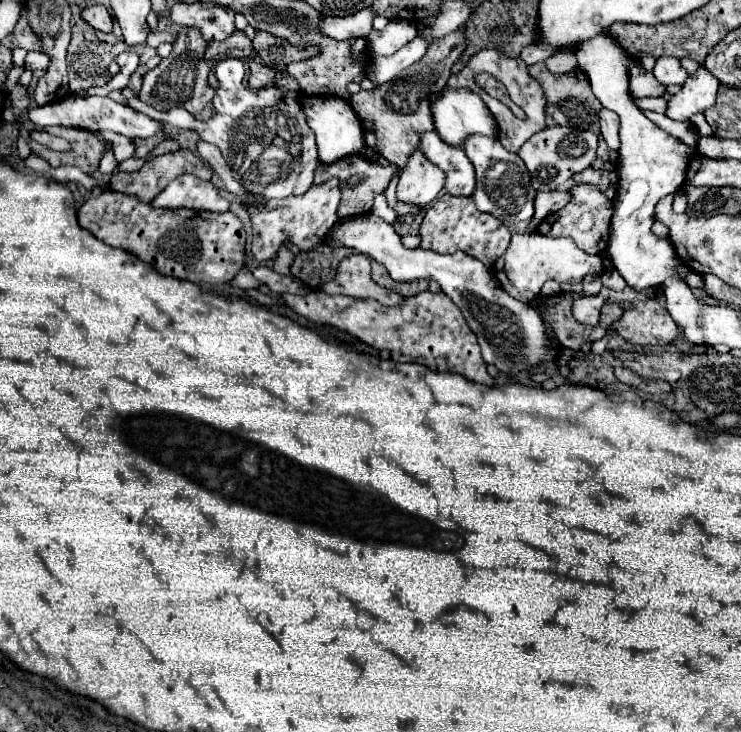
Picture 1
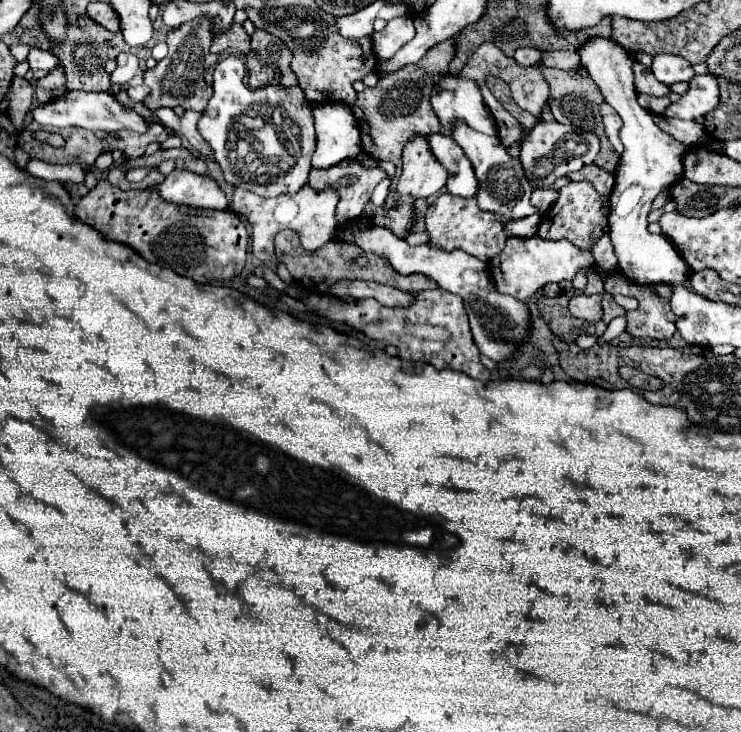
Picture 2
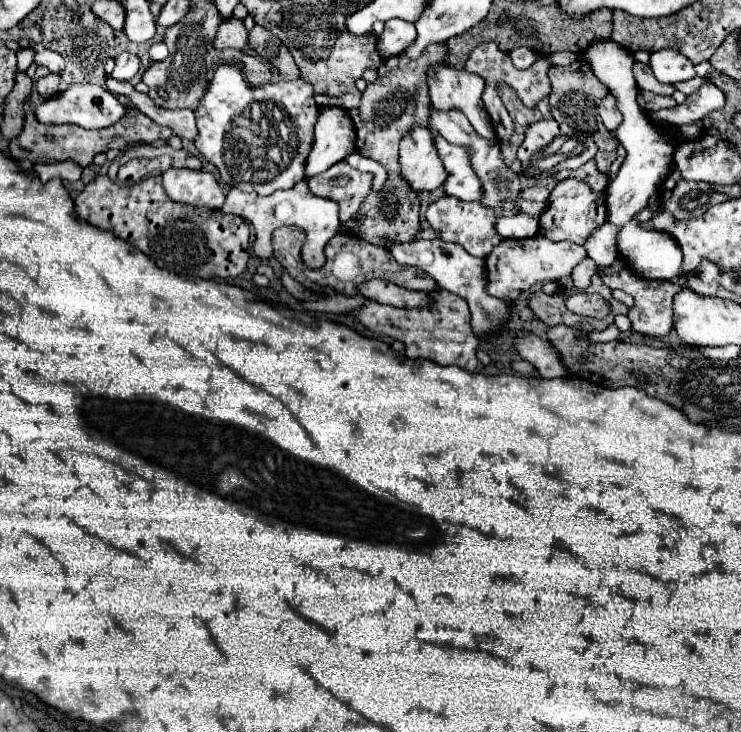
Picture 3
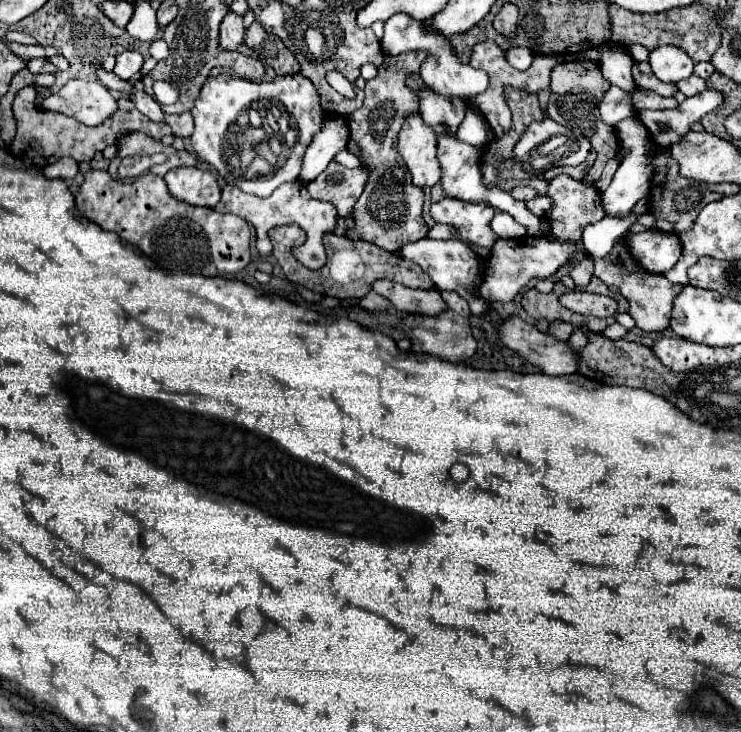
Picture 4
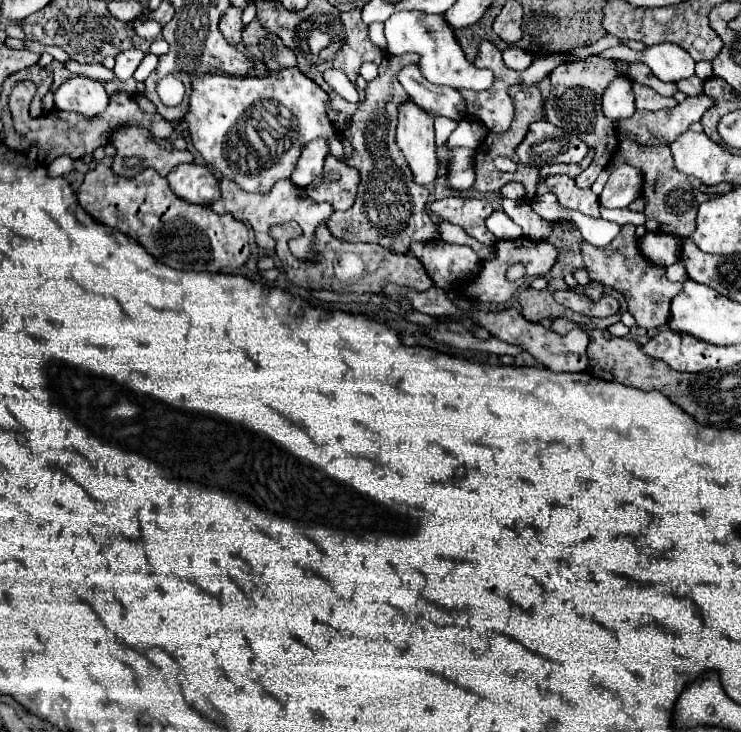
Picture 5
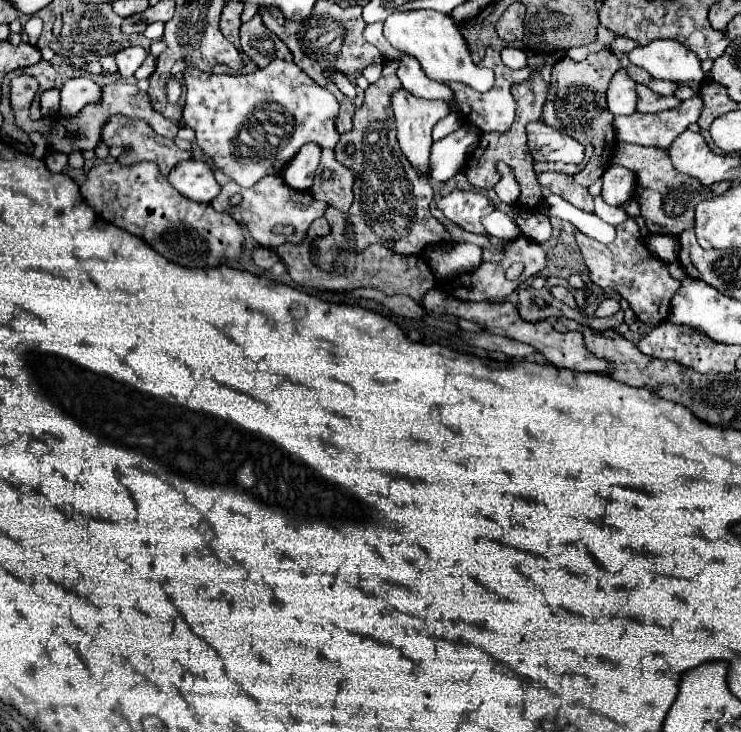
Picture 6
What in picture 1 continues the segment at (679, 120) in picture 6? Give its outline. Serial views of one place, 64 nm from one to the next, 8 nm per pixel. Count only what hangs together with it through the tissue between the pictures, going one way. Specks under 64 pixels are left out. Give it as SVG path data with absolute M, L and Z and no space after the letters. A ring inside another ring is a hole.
M700 66L694 74L688 76L682 90L668 100L668 118L686 122L696 112L708 110L716 102L718 86L718 78L714 78L704 66Z

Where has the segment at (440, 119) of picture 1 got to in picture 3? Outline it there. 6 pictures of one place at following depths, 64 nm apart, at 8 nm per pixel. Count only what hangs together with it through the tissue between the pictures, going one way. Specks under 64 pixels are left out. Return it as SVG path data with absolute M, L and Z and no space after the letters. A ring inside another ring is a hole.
M444 64L444 68L430 72L428 78L430 98L436 110L460 110L478 134L496 138L490 116L480 98L484 92L484 80L480 80L480 76Z

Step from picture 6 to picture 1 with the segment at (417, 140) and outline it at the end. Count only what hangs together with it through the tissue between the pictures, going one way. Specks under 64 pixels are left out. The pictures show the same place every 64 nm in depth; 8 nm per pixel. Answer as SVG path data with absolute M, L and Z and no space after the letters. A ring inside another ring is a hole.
M416 150L408 158L408 164L398 178L396 198L398 202L410 206L428 206L432 200L438 198L442 188L444 188L444 172L428 164L428 160L420 156L420 150Z

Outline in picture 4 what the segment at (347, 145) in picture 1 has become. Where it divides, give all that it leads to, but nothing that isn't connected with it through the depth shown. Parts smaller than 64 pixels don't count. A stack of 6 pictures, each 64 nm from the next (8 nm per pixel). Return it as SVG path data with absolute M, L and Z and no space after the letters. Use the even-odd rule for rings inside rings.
M326 114L324 124L320 126L318 134L314 136L304 154L300 180L312 182L320 172L324 172L324 168L334 160L334 156L346 148L348 138L348 122L338 114Z

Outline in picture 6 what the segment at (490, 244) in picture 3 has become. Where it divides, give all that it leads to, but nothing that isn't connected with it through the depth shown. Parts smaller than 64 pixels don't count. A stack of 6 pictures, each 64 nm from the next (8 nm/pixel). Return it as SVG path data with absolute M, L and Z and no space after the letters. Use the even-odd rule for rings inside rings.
M454 190L448 196L444 196L442 200L438 200L436 208L442 210L442 214L450 222L462 226L464 230L488 236L488 232L484 230L484 226L480 222L486 214L490 214L494 210L494 204L488 196L484 196L480 192Z

